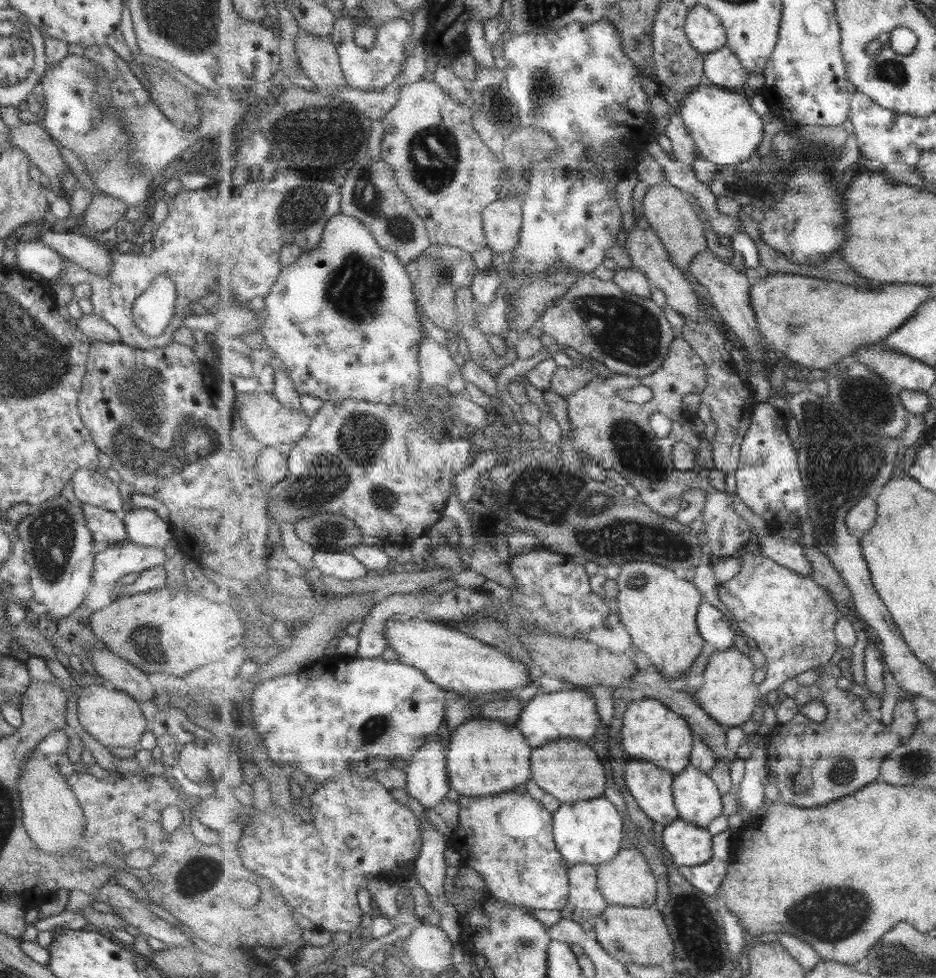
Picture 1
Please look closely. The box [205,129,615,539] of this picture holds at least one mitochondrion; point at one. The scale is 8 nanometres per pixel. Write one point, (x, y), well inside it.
(361, 436)

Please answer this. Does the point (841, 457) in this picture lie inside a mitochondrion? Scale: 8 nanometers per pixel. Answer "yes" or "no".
yes

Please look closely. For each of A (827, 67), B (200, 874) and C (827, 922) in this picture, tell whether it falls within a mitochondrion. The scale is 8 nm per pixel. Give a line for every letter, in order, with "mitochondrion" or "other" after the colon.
A: other
B: mitochondrion
C: mitochondrion

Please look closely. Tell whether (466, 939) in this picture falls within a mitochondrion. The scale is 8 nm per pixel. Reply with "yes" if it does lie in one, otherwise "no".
no

